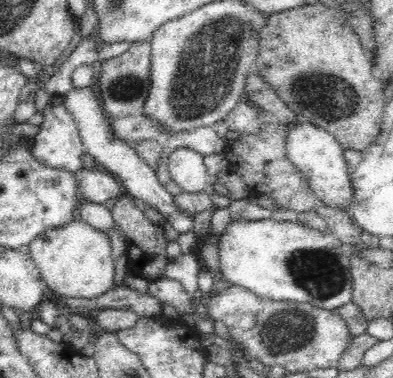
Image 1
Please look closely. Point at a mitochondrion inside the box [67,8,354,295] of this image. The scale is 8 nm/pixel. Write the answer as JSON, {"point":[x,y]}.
{"point":[206,74]}

